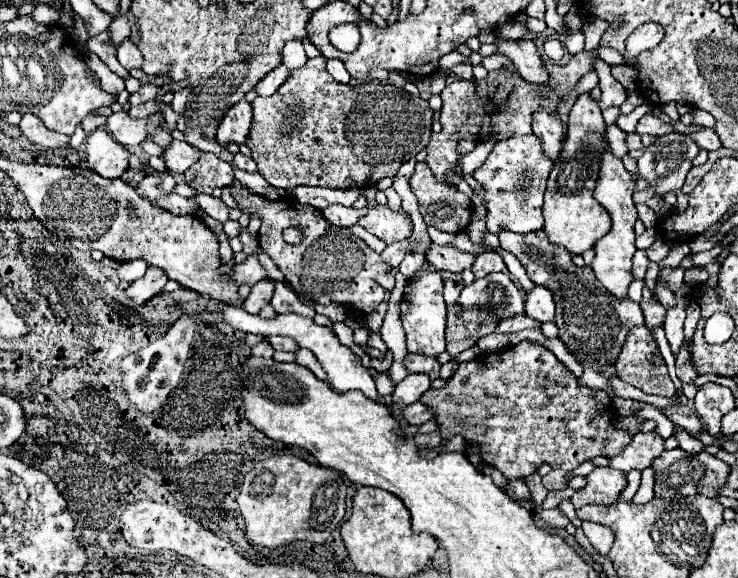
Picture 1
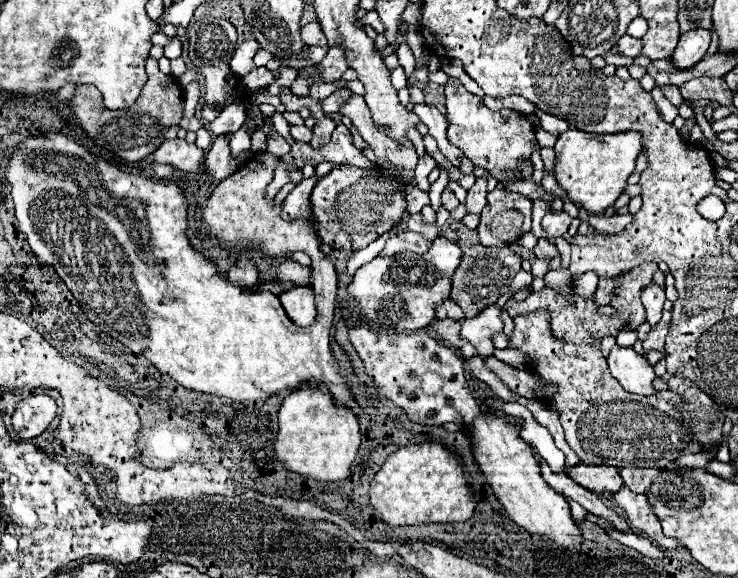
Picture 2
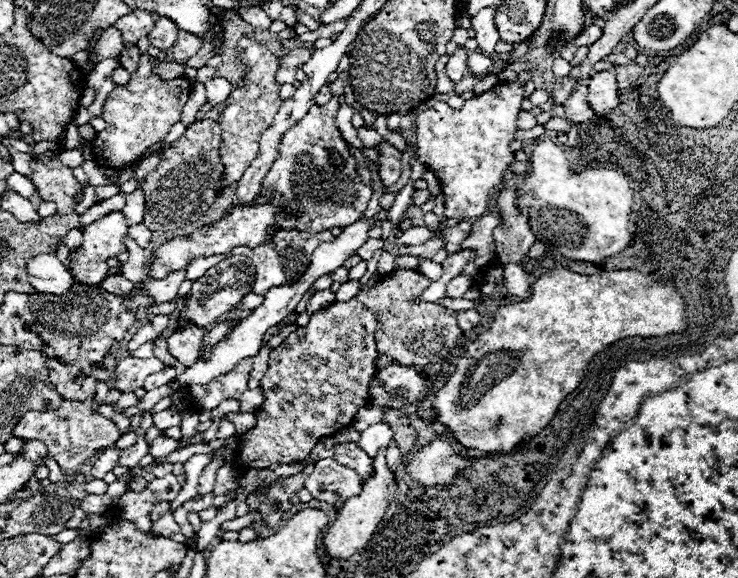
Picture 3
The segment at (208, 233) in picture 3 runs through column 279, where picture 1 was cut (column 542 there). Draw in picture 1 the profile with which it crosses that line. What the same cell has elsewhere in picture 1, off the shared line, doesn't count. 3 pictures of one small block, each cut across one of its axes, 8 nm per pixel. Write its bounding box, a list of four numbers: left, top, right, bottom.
[544,92,610,254]

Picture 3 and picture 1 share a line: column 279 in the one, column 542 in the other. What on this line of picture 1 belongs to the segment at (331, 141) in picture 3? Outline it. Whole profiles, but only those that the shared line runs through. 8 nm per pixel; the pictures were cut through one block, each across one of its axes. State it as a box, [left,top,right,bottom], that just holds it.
[474,134,552,234]

